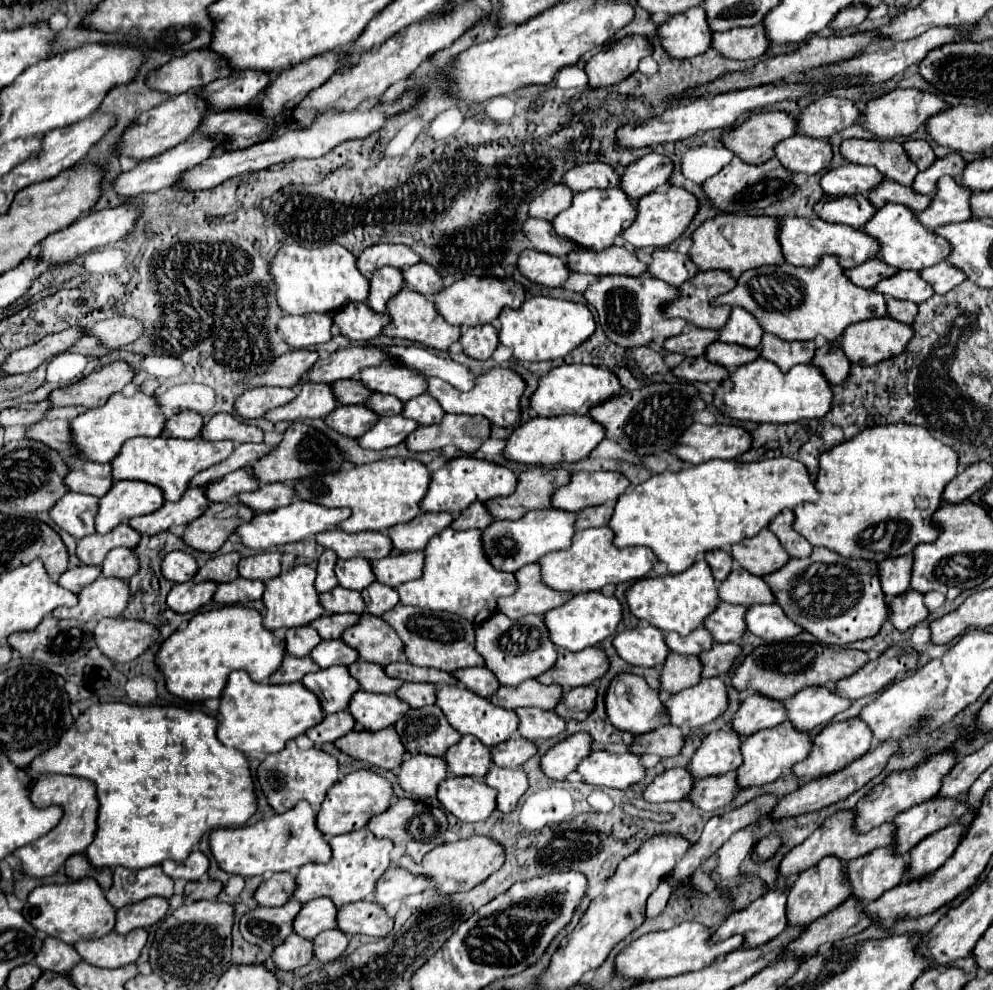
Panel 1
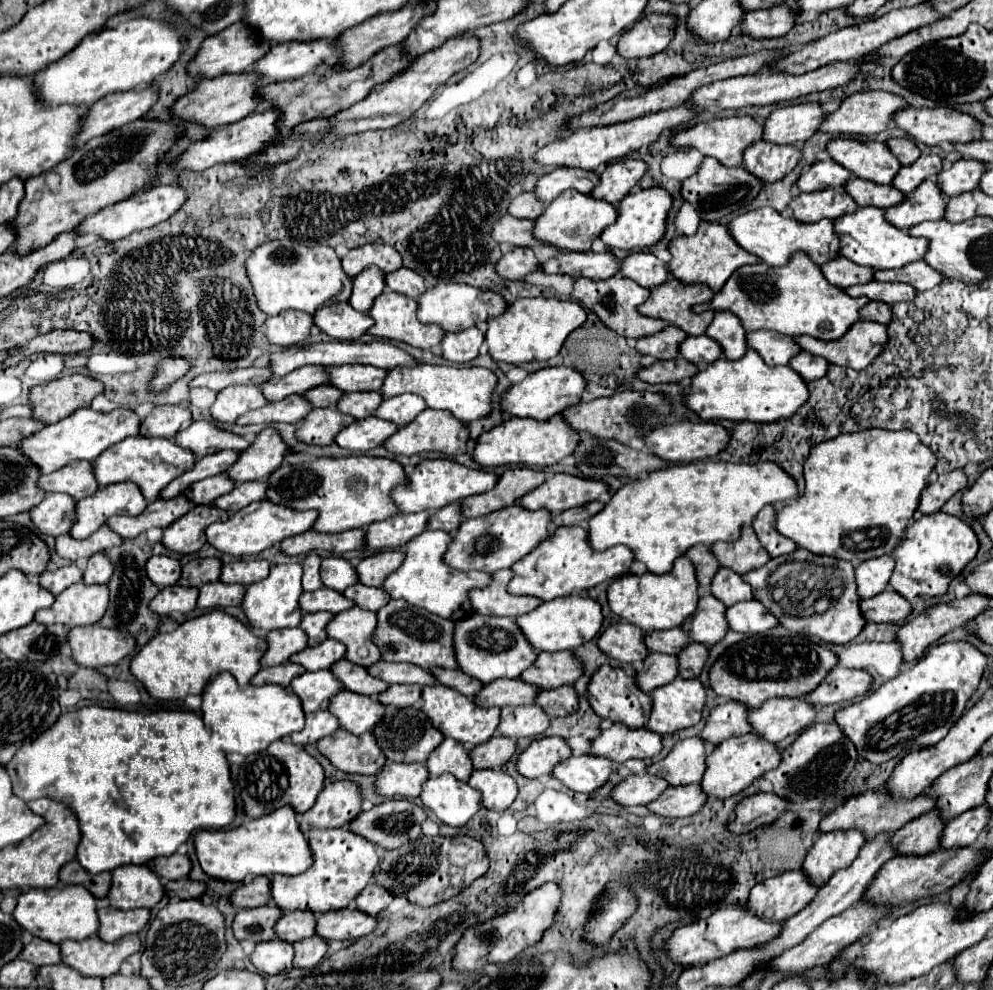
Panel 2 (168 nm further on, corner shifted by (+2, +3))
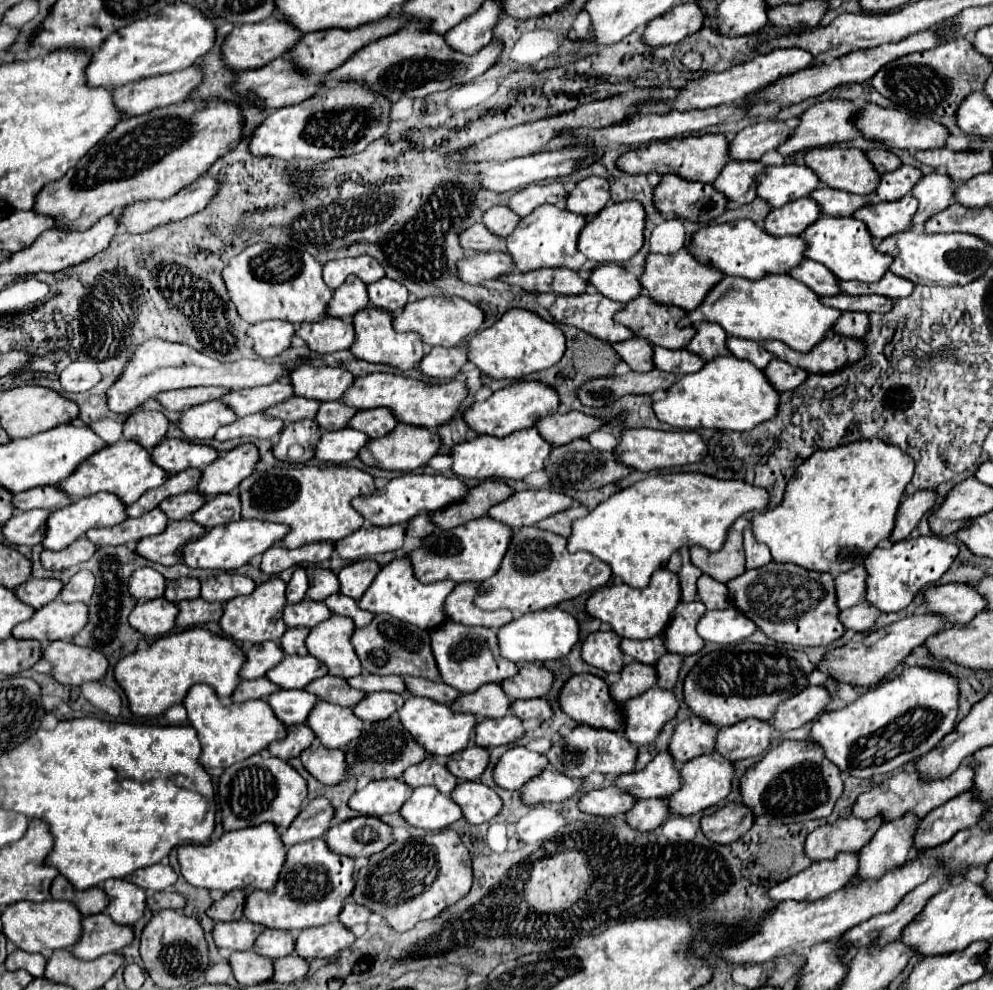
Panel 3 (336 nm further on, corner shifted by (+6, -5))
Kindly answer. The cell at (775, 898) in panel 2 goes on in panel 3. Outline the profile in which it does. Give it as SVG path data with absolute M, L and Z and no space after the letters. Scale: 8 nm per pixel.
M850 853L838 855L838 859L834 861L812 863L808 869L770 887L768 897L774 903L784 899L818 901L824 895L842 889L854 877L856 867L858 867L858 855L850 855Z

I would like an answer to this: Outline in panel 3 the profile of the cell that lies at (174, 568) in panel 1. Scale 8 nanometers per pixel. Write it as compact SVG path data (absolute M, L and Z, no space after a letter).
M142 567L130 577L130 591L138 601L150 601L162 597L166 591L166 579L152 567Z

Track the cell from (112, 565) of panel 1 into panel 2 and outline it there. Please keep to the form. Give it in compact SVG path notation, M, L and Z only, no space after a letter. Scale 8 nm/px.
M98 553L88 559L88 567L84 571L82 581L88 585L106 585L110 575L112 575L112 563L104 553Z

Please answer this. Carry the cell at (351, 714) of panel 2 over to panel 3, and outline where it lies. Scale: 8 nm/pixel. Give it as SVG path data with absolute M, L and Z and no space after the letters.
M318 701L306 723L316 737L332 749L340 749L354 741L362 733L364 725L350 707L340 707L328 701Z

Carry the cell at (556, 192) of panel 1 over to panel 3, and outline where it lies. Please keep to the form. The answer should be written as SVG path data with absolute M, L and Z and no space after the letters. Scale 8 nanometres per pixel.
M492 207L490 211L486 211L486 217L484 217L484 225L500 237L508 237L516 229L518 221L520 221L520 215L514 215L510 207Z

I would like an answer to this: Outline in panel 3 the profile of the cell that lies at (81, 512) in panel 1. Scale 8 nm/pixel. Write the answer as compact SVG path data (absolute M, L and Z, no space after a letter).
M32 509L20 511L10 521L2 525L4 543L10 545L38 545L42 543L42 531L46 529L46 519L50 511Z

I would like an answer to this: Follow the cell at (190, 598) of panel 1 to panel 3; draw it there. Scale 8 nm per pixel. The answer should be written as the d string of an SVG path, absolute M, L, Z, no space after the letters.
M166 597L138 603L130 613L130 625L146 637L162 637L174 629L178 617L178 605Z

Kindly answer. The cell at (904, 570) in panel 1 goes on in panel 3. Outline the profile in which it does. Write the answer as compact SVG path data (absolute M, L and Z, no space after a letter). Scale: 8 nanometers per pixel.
M854 567L854 571L848 571L846 575L836 577L838 583L838 607L854 607L856 603L862 603L866 597L866 569Z

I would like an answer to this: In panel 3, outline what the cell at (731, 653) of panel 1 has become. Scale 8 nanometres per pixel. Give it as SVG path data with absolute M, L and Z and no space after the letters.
M666 653L658 663L654 665L658 671L658 687L660 689L674 689L678 683L678 675L682 669L682 655L678 653Z

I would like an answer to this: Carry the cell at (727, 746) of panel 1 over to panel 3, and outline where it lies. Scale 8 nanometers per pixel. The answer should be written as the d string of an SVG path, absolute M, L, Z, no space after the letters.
M662 751L644 767L644 771L620 775L614 783L638 799L650 799L676 793L682 787L682 777L674 757L668 751Z

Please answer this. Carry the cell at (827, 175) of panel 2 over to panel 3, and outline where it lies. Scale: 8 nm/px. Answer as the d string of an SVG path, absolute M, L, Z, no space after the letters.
M806 165L768 167L768 171L758 177L758 197L768 201L772 207L782 207L806 197L818 187L818 175Z

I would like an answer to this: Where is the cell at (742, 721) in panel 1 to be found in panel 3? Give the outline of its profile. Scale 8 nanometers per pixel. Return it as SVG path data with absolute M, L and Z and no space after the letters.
M692 715L676 727L668 751L676 763L682 765L694 757L712 753L716 749L718 731L720 729L716 725L700 719L698 715Z

